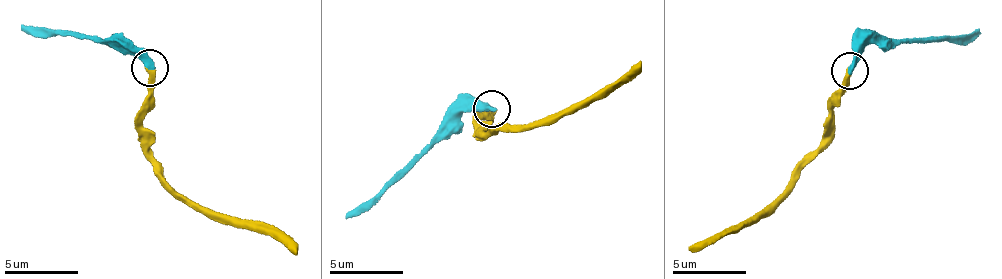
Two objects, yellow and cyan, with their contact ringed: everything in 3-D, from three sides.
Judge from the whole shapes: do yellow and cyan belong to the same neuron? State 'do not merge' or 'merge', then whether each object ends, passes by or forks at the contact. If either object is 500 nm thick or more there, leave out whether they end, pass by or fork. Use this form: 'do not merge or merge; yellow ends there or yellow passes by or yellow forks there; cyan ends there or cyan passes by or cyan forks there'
merge; yellow ends there; cyan ends there

